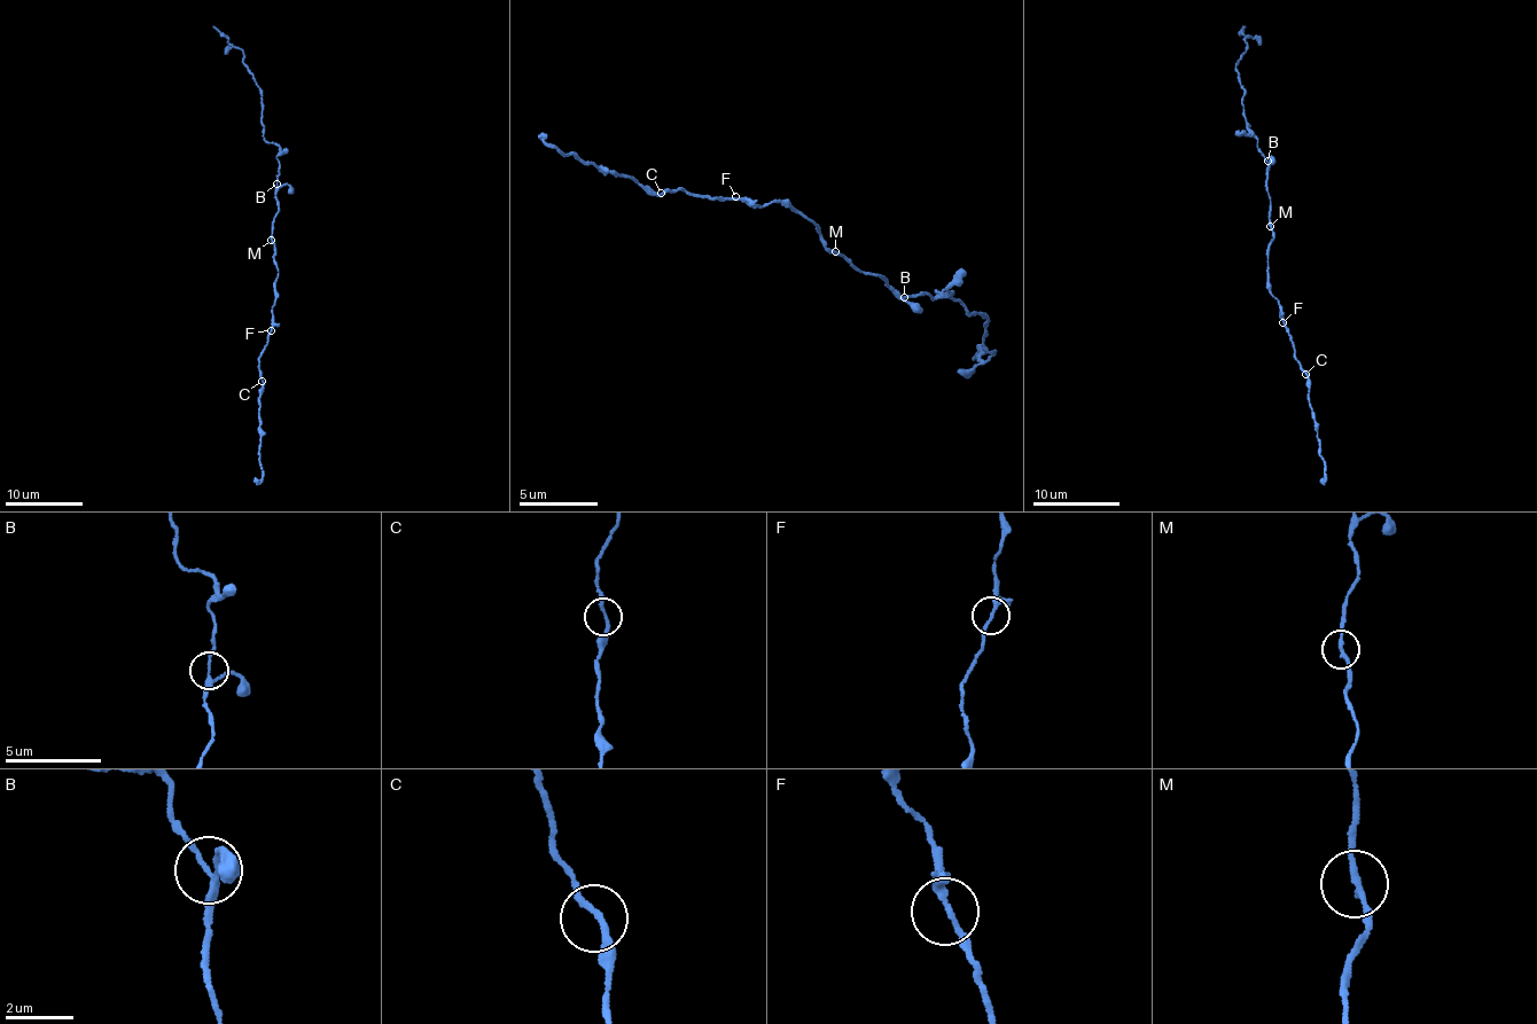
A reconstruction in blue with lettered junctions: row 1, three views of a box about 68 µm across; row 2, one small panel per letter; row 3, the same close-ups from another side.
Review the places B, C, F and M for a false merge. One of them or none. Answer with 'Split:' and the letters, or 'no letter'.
Split: no letter

